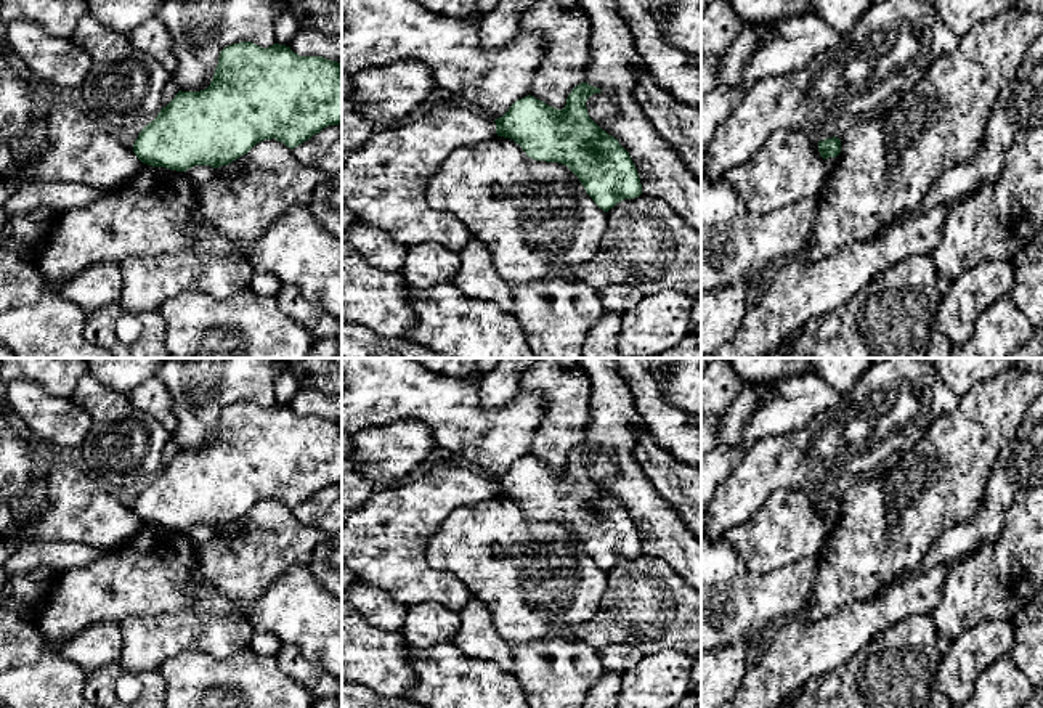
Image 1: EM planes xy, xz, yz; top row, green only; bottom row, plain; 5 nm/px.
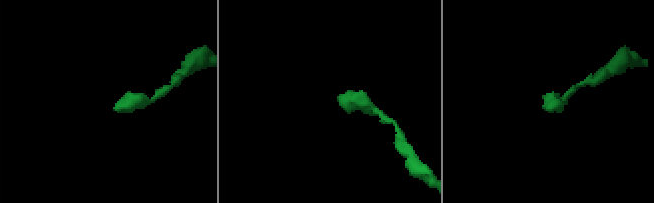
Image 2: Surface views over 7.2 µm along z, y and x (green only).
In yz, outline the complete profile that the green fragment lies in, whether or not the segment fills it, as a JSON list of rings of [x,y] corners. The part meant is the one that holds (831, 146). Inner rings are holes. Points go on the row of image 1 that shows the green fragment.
[[[833,136],[833,138],[818,141],[818,151],[823,159],[836,157],[841,153],[841,140]]]

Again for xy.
[[[239,42],[220,51],[210,85],[201,92],[178,92],[157,117],[140,132],[133,153],[152,167],[186,172],[194,165],[218,169],[247,154],[263,140],[278,140],[294,149],[329,125],[342,124],[342,66],[323,56],[298,56],[290,47],[274,43],[262,48]]]

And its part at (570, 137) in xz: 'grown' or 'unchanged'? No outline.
unchanged

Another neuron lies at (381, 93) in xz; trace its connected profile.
[[[417,61],[361,71],[351,83],[350,98],[374,127],[416,111],[436,87],[430,67]]]

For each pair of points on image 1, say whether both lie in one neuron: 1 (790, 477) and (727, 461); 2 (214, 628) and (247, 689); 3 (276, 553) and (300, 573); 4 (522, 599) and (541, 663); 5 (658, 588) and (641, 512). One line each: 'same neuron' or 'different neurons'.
1: different neurons
2: different neurons
3: different neurons
4: different neurons
5: different neurons

